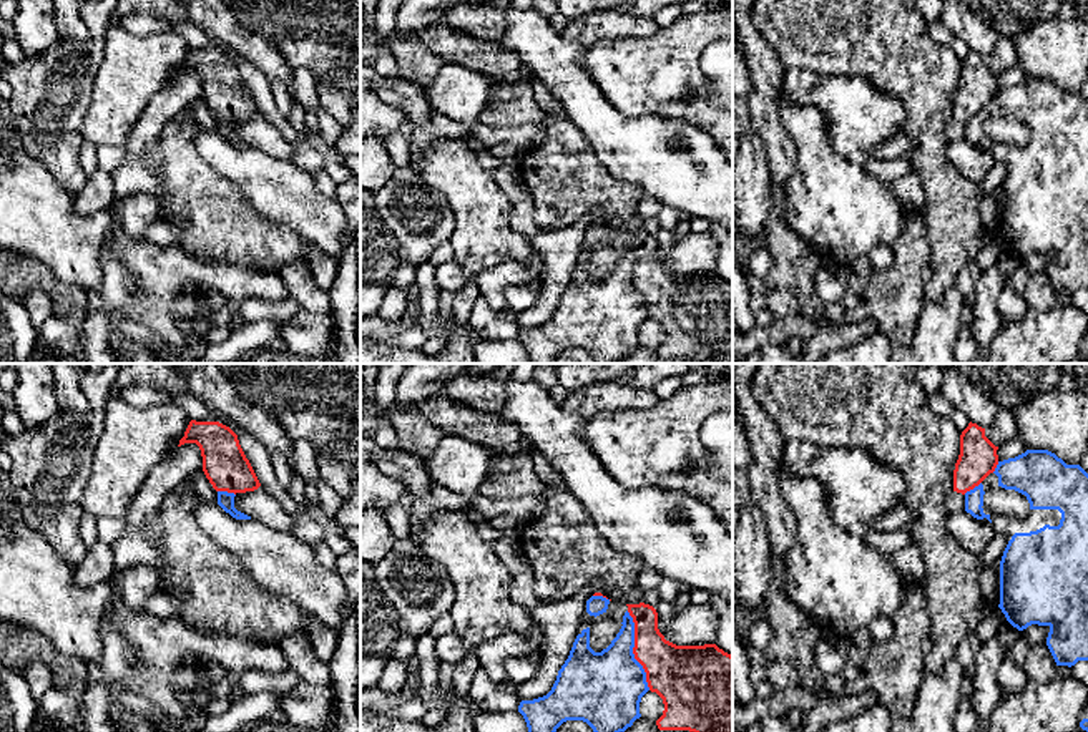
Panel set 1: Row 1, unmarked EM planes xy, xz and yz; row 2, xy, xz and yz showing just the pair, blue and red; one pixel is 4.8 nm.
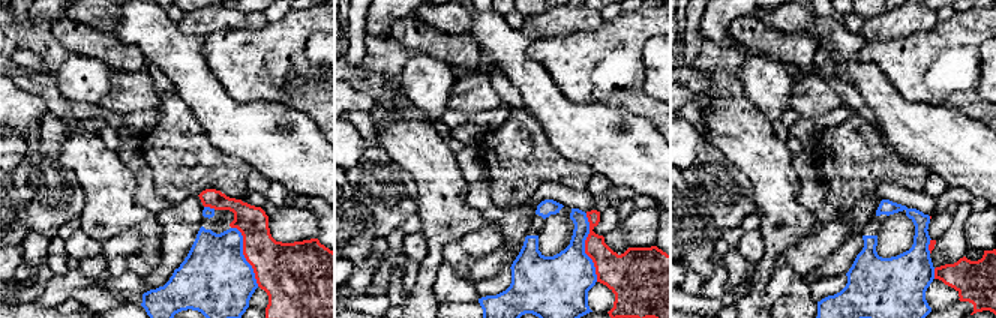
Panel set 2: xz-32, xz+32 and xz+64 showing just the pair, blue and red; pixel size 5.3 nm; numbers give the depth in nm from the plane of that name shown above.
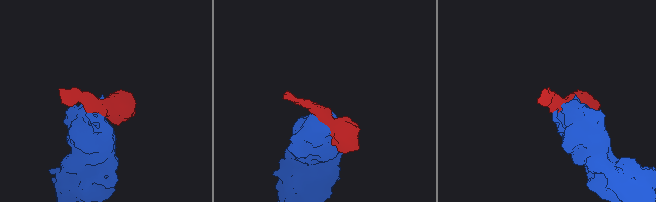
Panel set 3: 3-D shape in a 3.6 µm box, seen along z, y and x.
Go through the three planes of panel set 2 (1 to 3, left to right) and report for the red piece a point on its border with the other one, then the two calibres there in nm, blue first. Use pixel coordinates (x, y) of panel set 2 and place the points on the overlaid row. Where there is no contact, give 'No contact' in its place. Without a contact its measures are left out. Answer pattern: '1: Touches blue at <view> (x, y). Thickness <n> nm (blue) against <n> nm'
1: Touches blue at xz-32 (243, 255). Thickness 380 nm (blue) against 320 nm
2: Touches blue at xz+32 (584, 248). Thickness 320 nm (blue) against 220 nm
3: Touches blue at xz+64 (933, 273). Thickness 320 nm (blue) against 220 nm

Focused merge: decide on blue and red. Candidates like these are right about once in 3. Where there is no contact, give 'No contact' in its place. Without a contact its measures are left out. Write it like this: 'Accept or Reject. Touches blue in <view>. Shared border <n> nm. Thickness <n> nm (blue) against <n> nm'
Reject. Touches blue in xz. Shared border 400 nm. Thickness 360 nm (blue) against 280 nm

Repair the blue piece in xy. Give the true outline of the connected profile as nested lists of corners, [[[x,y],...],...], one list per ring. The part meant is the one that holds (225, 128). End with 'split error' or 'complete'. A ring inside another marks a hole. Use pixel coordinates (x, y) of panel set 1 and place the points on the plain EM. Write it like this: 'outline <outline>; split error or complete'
outline [[[218,120],[218,133],[236,148],[251,148],[251,144],[234,136],[234,121]]]; complete

